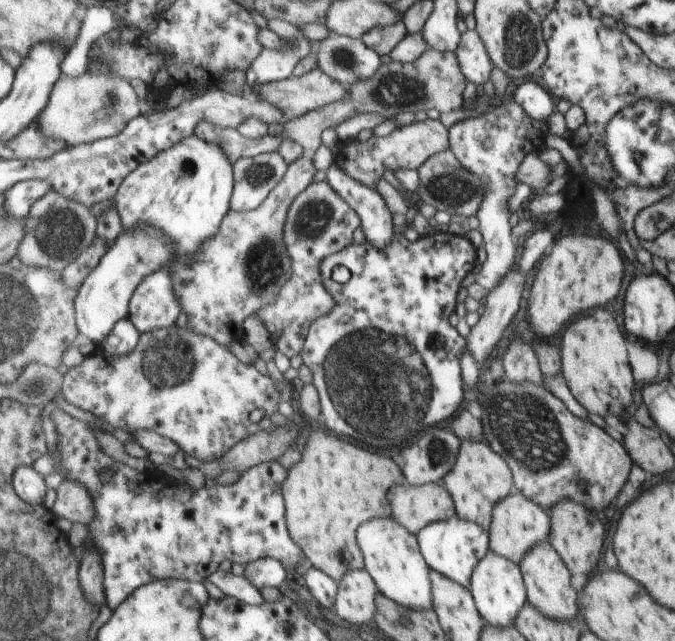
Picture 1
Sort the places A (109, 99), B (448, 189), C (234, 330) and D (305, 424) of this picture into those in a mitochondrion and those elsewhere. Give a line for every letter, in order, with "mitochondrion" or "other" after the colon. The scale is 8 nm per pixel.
A: mitochondrion
B: mitochondrion
C: other
D: other

